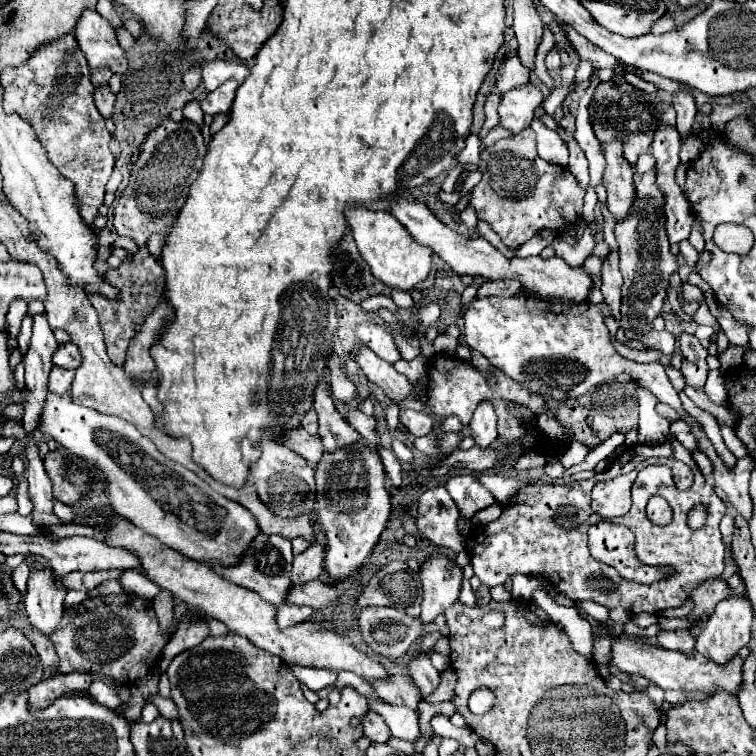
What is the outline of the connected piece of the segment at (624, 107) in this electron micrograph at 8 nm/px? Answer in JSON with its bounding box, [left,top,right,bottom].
[589,76,657,166]

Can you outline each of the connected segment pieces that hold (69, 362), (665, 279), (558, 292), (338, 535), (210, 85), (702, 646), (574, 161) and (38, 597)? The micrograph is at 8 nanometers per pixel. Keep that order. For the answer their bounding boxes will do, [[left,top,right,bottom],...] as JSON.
[[53,342,81,370],[615,170,677,334],[391,200,591,302],[317,444,391,582],[203,60,249,92],[697,592,753,664],[557,126,589,190],[25,556,65,636]]

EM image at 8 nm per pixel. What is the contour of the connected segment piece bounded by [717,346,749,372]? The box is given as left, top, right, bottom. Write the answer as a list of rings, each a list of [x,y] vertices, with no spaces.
[[[729,346],[725,352],[721,352],[719,356],[717,356],[717,360],[719,360],[719,364],[721,364],[721,372],[727,372],[727,368],[735,368],[735,366],[739,366],[741,364],[741,358],[743,358],[743,354],[747,352],[749,348],[745,346],[745,348],[737,348],[737,346]]]

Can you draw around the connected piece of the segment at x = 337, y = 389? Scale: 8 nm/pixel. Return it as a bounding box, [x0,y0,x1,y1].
[327,354,357,404]

